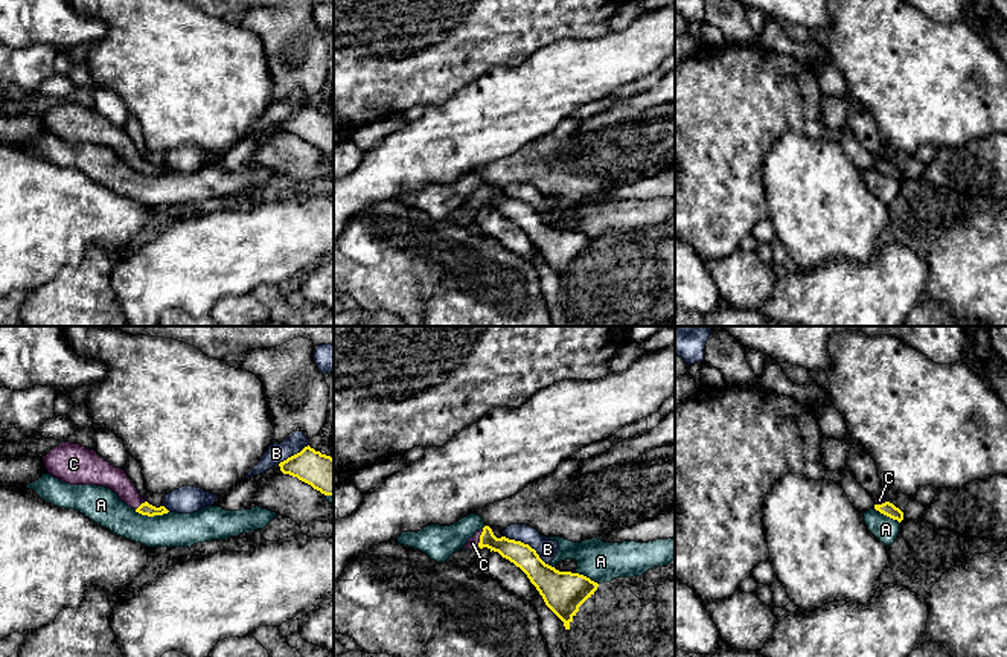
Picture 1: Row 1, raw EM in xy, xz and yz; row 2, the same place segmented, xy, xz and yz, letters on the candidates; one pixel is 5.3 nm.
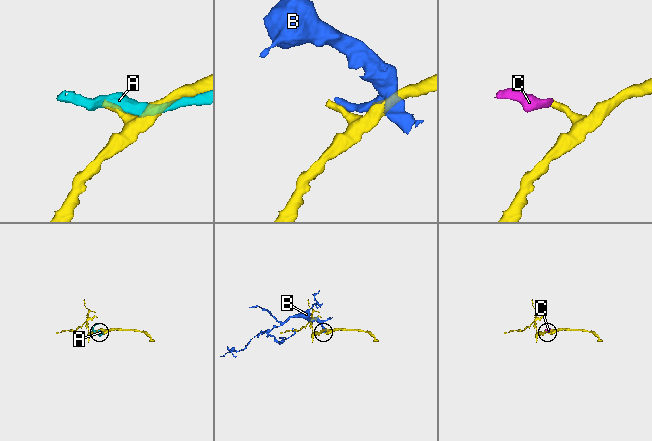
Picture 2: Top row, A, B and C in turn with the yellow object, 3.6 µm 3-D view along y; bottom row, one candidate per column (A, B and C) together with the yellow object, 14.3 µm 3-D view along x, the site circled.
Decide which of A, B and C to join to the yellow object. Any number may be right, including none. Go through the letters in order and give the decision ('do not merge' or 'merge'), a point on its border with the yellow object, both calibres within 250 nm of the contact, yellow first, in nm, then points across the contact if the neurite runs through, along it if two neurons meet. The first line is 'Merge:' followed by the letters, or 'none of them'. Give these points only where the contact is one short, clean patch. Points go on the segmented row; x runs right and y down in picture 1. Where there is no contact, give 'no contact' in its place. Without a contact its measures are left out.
Merge: C
A: do not merge; meets yellow in xy at (151, 515); 70 nm thick on the yellow side, 180 nm on the other
B: do not merge; meets yellow in xz at (527, 544); 160 nm thick on the yellow side, 110 nm on the other
C: merge; meets yellow in xz at (480, 538); 120 nm thick on the yellow side, 60 nm on the other; runs through xz (521, 555), (501, 544), (480, 538), (473, 543)

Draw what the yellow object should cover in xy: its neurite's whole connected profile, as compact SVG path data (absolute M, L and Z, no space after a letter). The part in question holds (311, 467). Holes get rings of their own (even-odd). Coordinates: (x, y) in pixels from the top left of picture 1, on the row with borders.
M309 445L279 463L283 474L297 477L324 495L334 495L334 459Z

